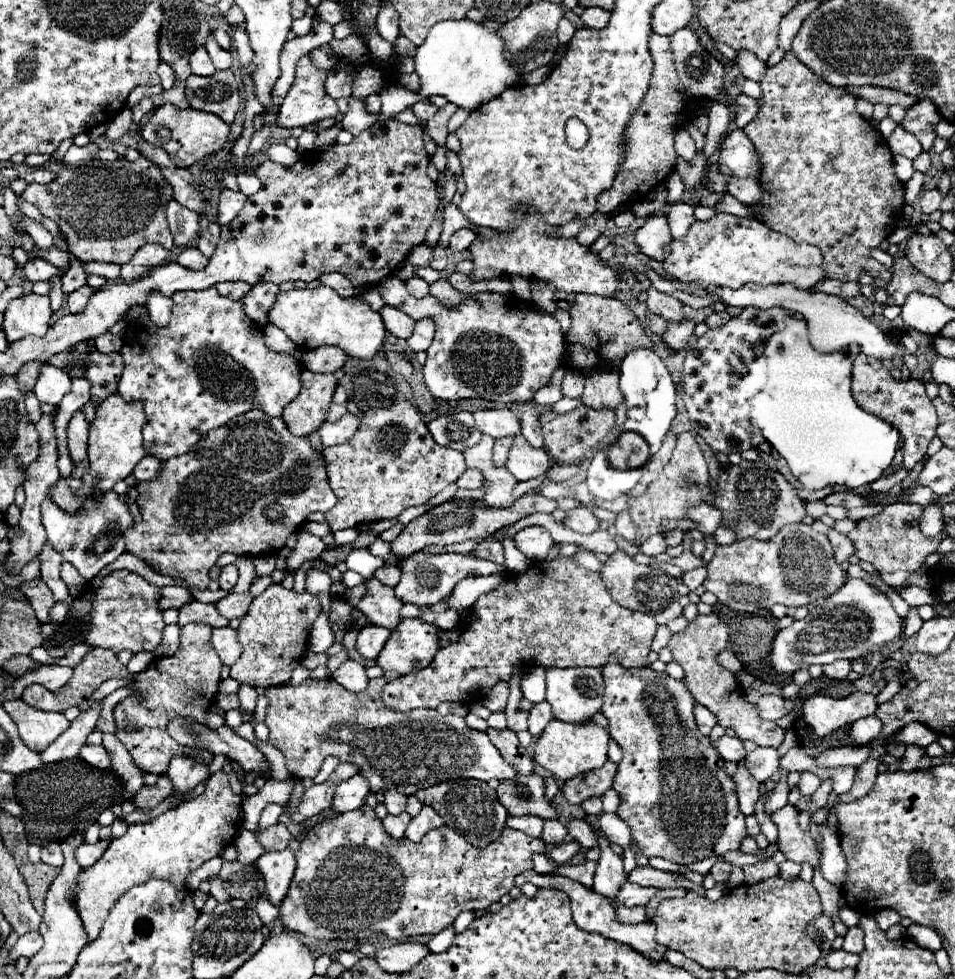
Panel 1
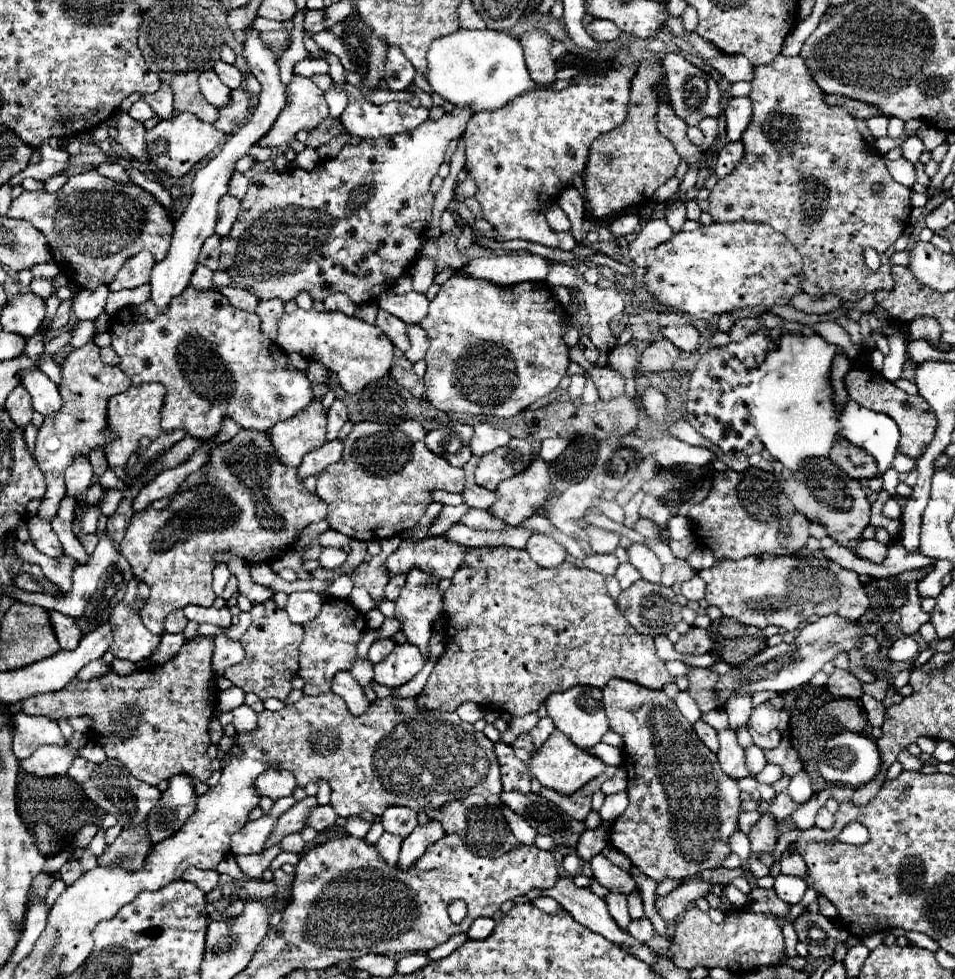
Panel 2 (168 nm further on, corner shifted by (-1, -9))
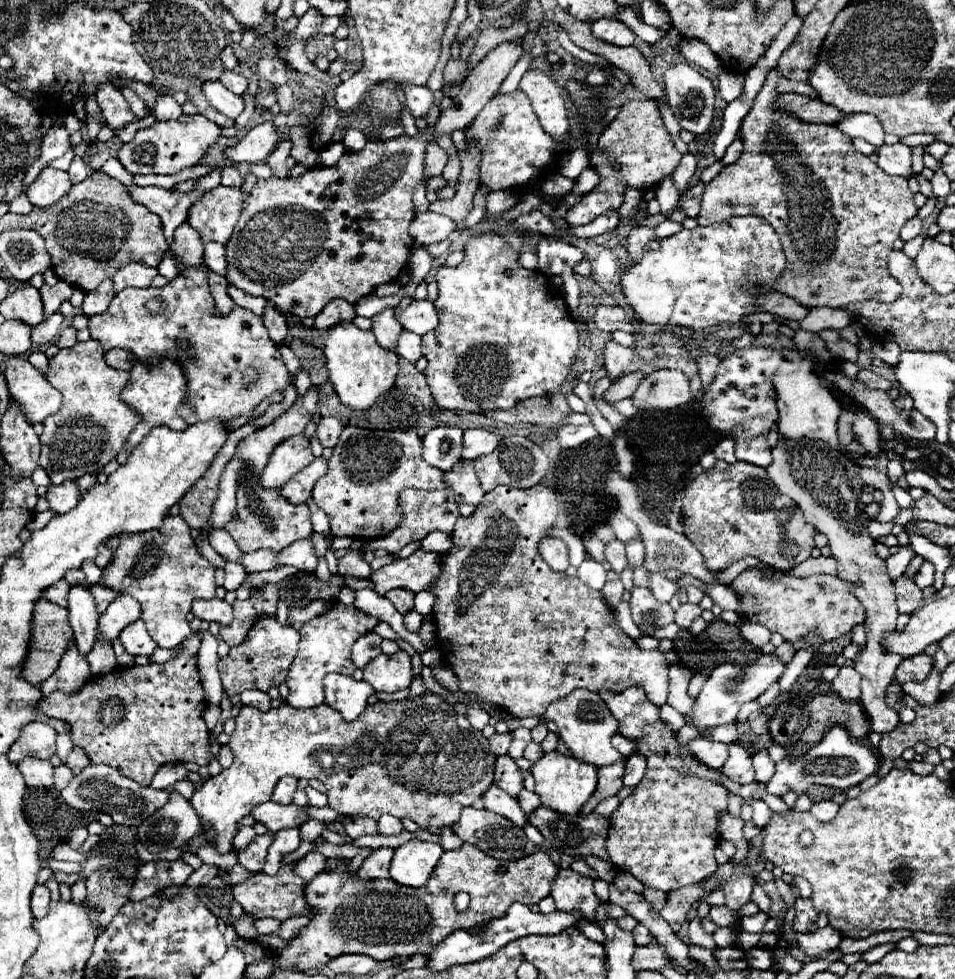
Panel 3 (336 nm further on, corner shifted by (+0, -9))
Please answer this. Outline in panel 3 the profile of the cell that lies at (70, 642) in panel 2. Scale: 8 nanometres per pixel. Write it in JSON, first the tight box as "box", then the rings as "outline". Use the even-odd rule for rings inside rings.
{"box":[40,645,92,697],"outline":[[[70,645],[70,649],[64,653],[64,657],[60,661],[60,667],[54,671],[52,677],[48,677],[42,683],[40,691],[44,697],[48,697],[56,689],[72,695],[72,693],[78,693],[90,677],[92,677],[92,673],[90,673],[86,657],[82,657],[78,653],[76,645]]]}

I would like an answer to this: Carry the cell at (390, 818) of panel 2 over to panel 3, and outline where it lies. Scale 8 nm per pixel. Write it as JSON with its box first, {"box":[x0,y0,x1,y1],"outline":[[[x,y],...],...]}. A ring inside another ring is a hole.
{"box":[378,815,404,835],"outline":[[[382,815],[382,817],[378,819],[378,833],[380,833],[380,835],[398,835],[402,829],[404,829],[404,827],[402,827],[400,819],[396,819],[396,817]]]}

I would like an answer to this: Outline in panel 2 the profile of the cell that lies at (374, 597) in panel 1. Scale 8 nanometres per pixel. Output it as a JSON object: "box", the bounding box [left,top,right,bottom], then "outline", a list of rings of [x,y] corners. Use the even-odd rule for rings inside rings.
{"box":[351,537,401,607],"outline":[[[391,537],[391,539],[383,539],[381,545],[383,545],[383,551],[377,555],[377,557],[371,557],[369,561],[363,561],[353,573],[351,573],[351,579],[357,587],[365,587],[375,603],[375,607],[379,607],[383,601],[385,601],[385,585],[387,581],[391,579],[389,573],[387,573],[387,567],[385,567],[385,561],[387,557],[399,547],[401,543],[401,537]]]}

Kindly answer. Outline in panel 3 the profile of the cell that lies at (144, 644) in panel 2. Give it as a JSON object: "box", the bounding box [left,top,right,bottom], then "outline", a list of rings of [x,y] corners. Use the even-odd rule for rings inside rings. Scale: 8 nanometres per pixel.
{"box":[120,619,156,655],"outline":[[[142,619],[130,623],[126,629],[122,629],[120,641],[130,655],[150,655],[156,649],[156,643],[148,635]]]}

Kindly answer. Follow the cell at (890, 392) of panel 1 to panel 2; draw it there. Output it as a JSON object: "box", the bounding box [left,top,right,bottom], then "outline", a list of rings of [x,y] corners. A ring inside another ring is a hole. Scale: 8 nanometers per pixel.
{"box":[845,369,937,459],"outline":[[[851,369],[845,375],[845,389],[847,389],[849,397],[853,401],[857,401],[861,407],[885,413],[899,425],[899,431],[901,431],[899,453],[907,455],[909,459],[919,459],[925,453],[927,443],[935,435],[937,421],[935,421],[935,413],[931,413],[931,407],[927,405],[927,401],[921,395],[907,395],[905,391],[901,391],[899,387],[895,387],[893,383],[883,379],[881,373],[875,369]]]}

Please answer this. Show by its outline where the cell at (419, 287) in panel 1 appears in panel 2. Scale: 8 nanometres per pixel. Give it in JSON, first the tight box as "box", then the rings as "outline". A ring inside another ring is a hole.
{"box":[377,291,429,323],"outline":[[[387,291],[387,293],[379,295],[379,299],[377,297],[377,305],[379,309],[401,317],[405,323],[419,323],[427,315],[429,299],[417,291],[411,291],[405,295],[397,295],[392,291]]]}

